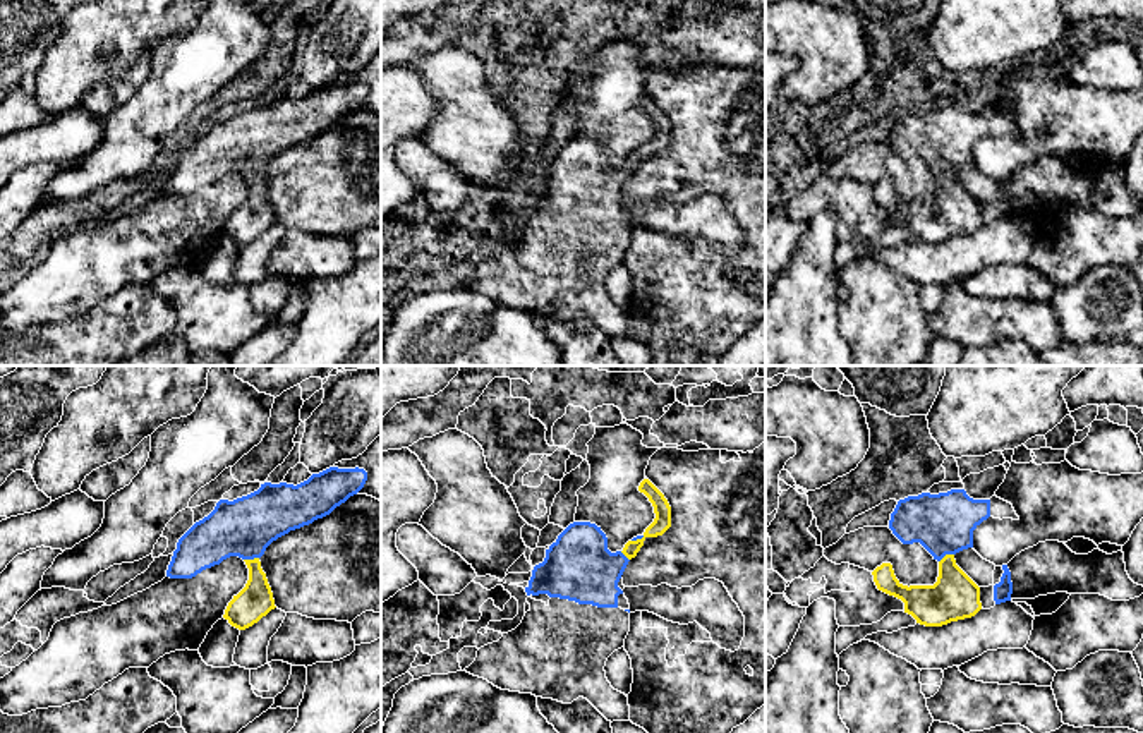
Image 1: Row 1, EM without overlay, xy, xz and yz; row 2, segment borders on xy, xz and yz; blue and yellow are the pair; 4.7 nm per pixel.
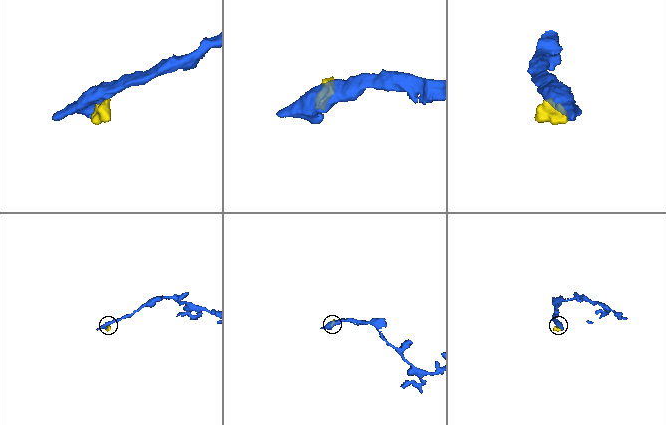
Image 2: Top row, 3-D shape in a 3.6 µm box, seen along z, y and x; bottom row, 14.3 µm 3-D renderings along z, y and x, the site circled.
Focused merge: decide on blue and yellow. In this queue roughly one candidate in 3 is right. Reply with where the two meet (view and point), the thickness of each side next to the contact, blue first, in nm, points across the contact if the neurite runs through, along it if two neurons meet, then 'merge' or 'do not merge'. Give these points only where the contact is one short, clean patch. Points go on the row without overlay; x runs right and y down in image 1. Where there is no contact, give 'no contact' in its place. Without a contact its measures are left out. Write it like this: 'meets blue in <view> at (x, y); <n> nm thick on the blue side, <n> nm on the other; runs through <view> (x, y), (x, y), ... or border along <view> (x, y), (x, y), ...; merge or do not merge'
meets blue in xy at (251, 174); 280 nm thick on the blue side, 160 nm on the other; merge

